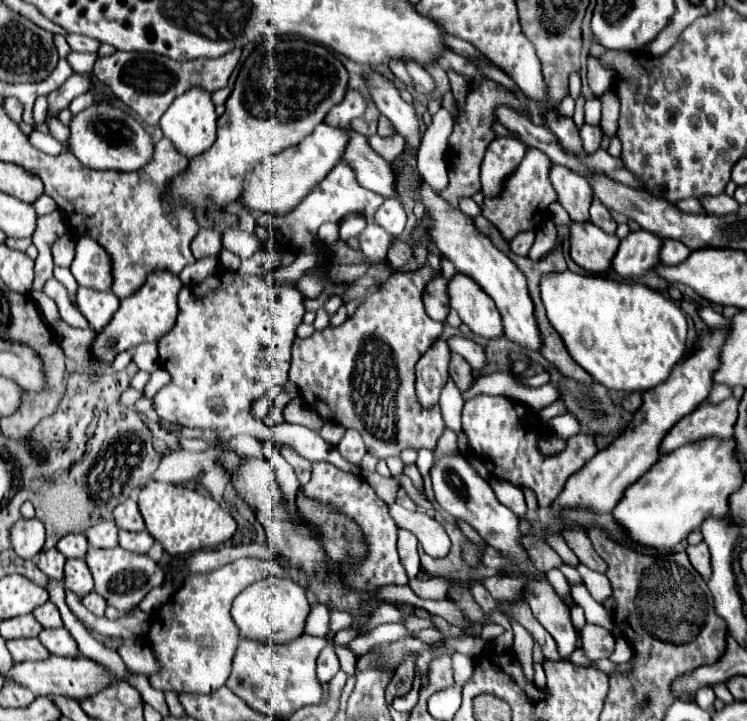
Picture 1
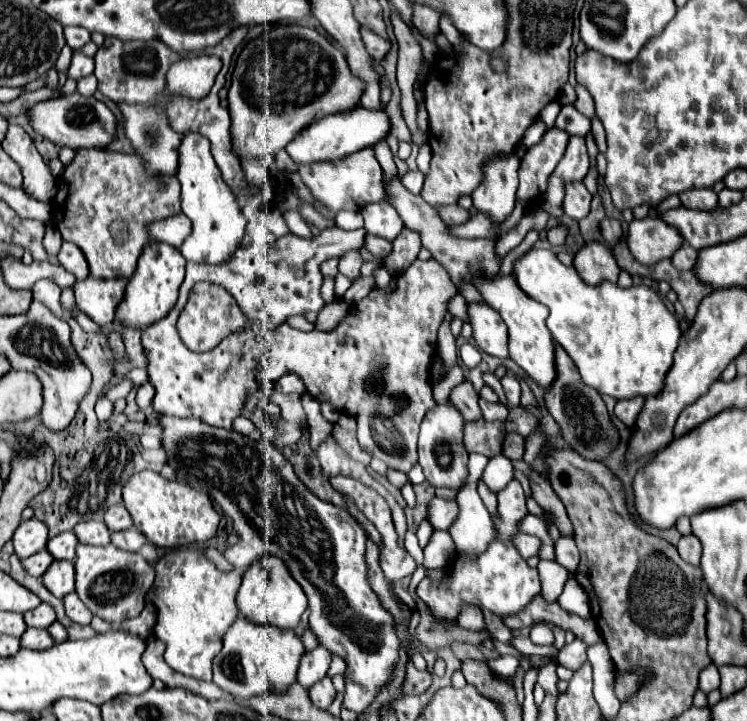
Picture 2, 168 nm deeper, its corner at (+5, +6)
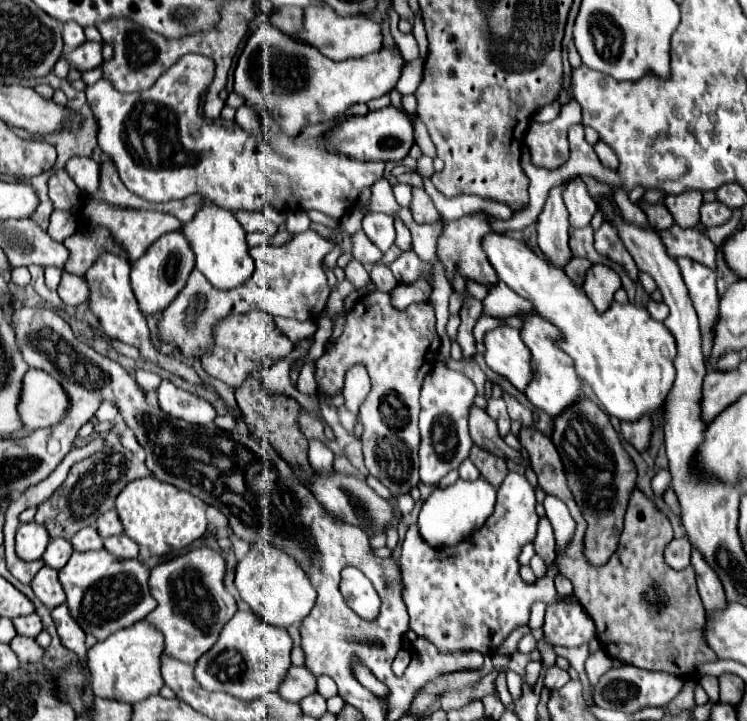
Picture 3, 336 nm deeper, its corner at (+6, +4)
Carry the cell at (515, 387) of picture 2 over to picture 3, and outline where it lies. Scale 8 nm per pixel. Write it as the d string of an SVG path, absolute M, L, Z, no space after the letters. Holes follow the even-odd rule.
M436 365L424 379L420 393L420 479L428 485L436 485L448 471L456 469L468 451L472 449L472 439L468 433L468 413L474 403L476 387L474 383L458 371L446 365Z

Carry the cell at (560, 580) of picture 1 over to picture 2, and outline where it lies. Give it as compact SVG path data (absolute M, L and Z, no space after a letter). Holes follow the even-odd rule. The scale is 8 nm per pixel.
M539 561L537 565L539 577L541 577L541 587L543 587L543 597L547 601L553 601L561 595L563 585L567 581L567 569L561 567L555 561Z

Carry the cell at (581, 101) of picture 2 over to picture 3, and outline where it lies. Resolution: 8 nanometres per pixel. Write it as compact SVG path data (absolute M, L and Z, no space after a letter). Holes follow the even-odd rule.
M578 101L562 105L560 115L550 123L532 121L524 143L532 153L532 163L544 169L558 169L568 161L566 131L570 125L582 123L582 107Z

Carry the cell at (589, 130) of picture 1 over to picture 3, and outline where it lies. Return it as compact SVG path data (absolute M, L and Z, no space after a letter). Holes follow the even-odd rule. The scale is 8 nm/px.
M558 185L550 191L544 211L538 217L538 245L554 267L564 269L572 259L568 247L568 211L562 201L564 185Z

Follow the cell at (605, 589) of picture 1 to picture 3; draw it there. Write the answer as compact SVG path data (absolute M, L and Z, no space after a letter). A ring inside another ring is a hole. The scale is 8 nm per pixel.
M466 459L466 461L458 467L458 471L460 471L460 479L464 479L464 481L476 481L476 479L480 477L478 469L474 467L474 463L472 463L470 459Z

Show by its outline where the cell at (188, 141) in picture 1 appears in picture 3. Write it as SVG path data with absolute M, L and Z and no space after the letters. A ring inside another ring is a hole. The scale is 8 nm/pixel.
M208 201L206 205L202 205L196 217L184 225L184 233L196 255L196 269L204 273L204 277L212 283L212 287L230 291L232 287L238 287L252 277L254 261L250 259L250 253L248 253L246 231L236 221L232 211L222 209L216 203Z

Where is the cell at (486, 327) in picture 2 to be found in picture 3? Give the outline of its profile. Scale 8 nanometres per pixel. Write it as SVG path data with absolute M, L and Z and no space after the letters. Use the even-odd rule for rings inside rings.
M498 327L488 331L484 337L486 345L486 363L488 367L506 377L520 393L526 393L528 383L532 381L530 351L520 339L520 333L514 327Z

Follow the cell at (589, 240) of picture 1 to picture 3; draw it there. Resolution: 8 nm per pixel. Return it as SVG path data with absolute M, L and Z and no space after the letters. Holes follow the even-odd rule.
M592 265L588 269L586 281L584 281L584 293L588 295L596 311L604 313L612 305L614 293L618 289L620 289L620 277L610 267Z

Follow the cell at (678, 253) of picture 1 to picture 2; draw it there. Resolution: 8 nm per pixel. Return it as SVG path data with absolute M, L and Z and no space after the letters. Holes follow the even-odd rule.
M683 243L681 249L677 249L677 253L671 257L671 261L677 269L693 269L695 259L697 259L697 251L687 243Z

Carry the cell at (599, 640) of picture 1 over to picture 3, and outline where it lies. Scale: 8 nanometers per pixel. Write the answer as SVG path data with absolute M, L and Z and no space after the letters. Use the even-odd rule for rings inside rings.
M554 665L554 667L550 667L550 669L546 671L546 675L544 675L544 687L548 687L550 691L560 689L568 679L570 679L568 671L562 671L560 667Z

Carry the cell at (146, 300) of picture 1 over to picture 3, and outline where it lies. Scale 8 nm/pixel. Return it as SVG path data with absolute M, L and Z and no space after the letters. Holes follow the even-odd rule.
M182 229L158 237L156 243L152 243L152 247L148 247L148 251L132 265L132 275L130 275L132 289L140 303L140 311L144 315L162 313L184 289L192 269L194 269L194 253Z

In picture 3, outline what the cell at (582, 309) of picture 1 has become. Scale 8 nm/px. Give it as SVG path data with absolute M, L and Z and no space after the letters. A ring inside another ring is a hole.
M490 231L482 239L482 247L498 279L520 297L532 301L534 311L560 329L564 337L560 347L574 359L578 377L592 387L608 415L632 423L656 413L664 405L676 375L676 341L664 323L650 317L646 307L612 303L612 307L600 315L584 291L576 287L562 269L552 267L522 241Z

